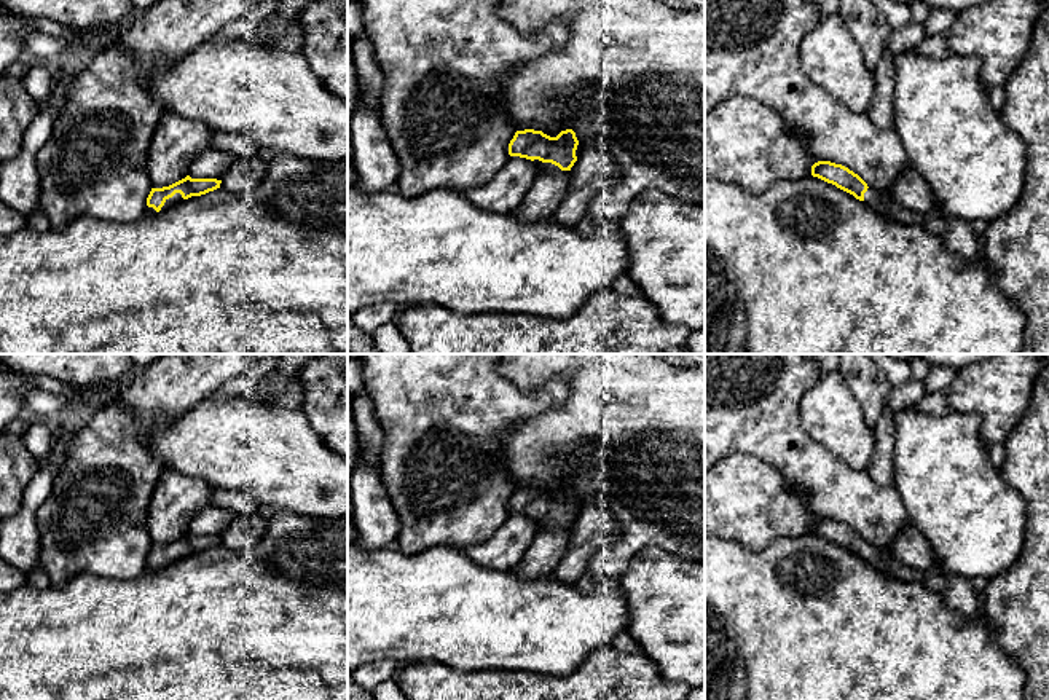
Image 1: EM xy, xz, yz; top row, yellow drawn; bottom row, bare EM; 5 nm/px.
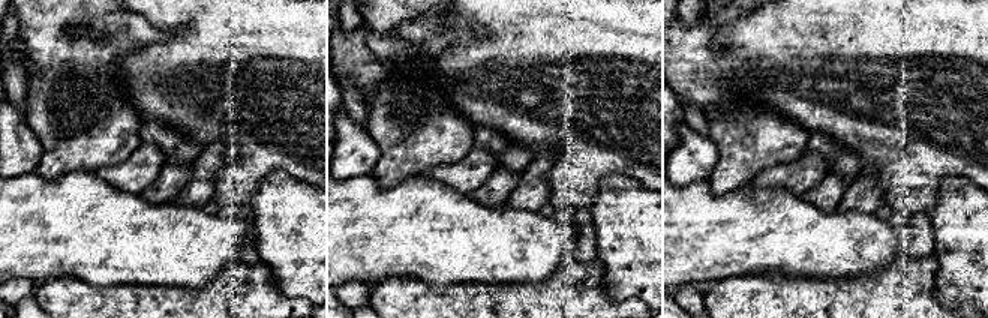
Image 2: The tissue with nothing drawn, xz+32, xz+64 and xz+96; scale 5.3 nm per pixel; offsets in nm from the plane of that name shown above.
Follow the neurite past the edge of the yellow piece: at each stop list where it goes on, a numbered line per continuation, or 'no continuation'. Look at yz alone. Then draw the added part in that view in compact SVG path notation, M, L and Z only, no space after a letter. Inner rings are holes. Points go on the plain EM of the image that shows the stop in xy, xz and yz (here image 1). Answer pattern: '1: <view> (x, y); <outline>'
1: yz (887, 563); M870 544L864 550L862 560L886 577L898 580L923 580L921 571L902 564L893 553L883 552Z

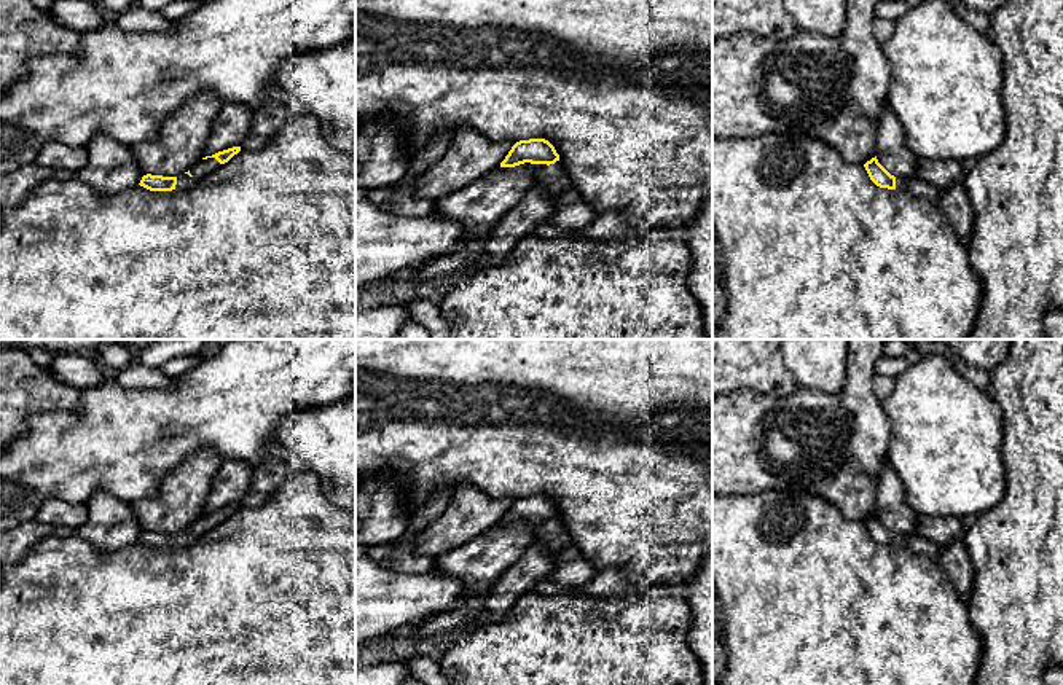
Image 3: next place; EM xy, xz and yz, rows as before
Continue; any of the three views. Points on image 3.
1: xz (555, 534); M556 518L555 521L535 521L534 542L542 540L548 551L558 553L571 543L567 526Z

